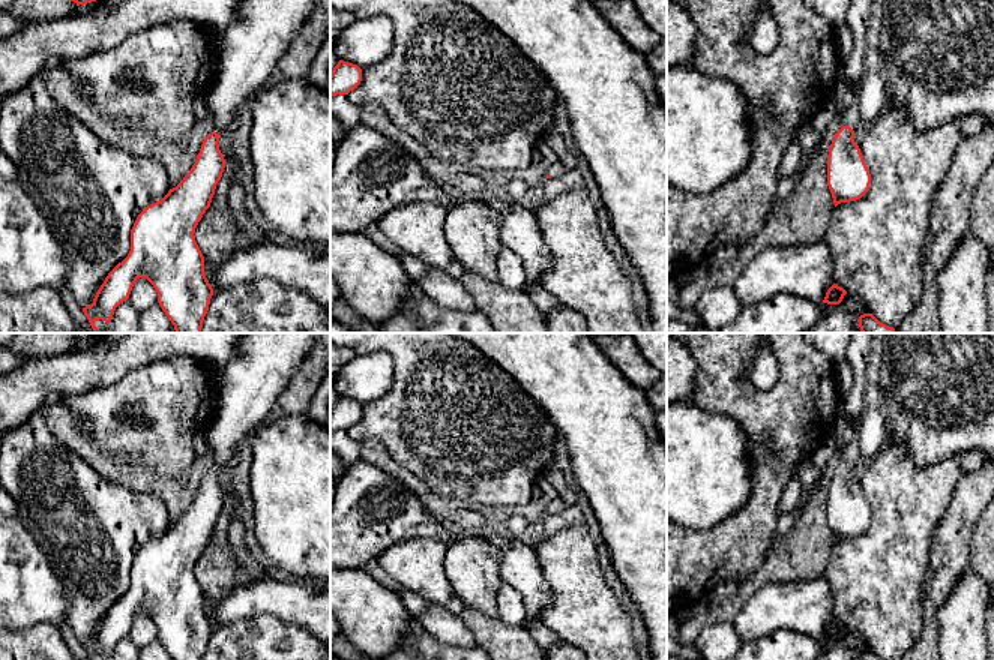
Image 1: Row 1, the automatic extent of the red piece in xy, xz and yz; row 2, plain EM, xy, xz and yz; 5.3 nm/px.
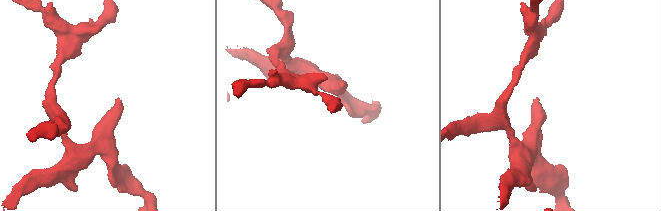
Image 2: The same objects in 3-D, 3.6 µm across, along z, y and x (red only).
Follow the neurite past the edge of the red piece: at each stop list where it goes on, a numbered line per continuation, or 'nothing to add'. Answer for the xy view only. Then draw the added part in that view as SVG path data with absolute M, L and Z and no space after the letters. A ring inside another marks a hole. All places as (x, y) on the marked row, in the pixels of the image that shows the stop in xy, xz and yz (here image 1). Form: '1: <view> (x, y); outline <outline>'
1: xy (248, 50); outline M242 0L237 18L216 32L216 63L206 87L213 130L227 134L240 106L267 81L318 0Z

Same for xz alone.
1: xz (557, 170); outline M560 162L551 164L547 168L547 174L550 176L551 180L557 180L557 178L563 177L566 171L568 171L568 168Z

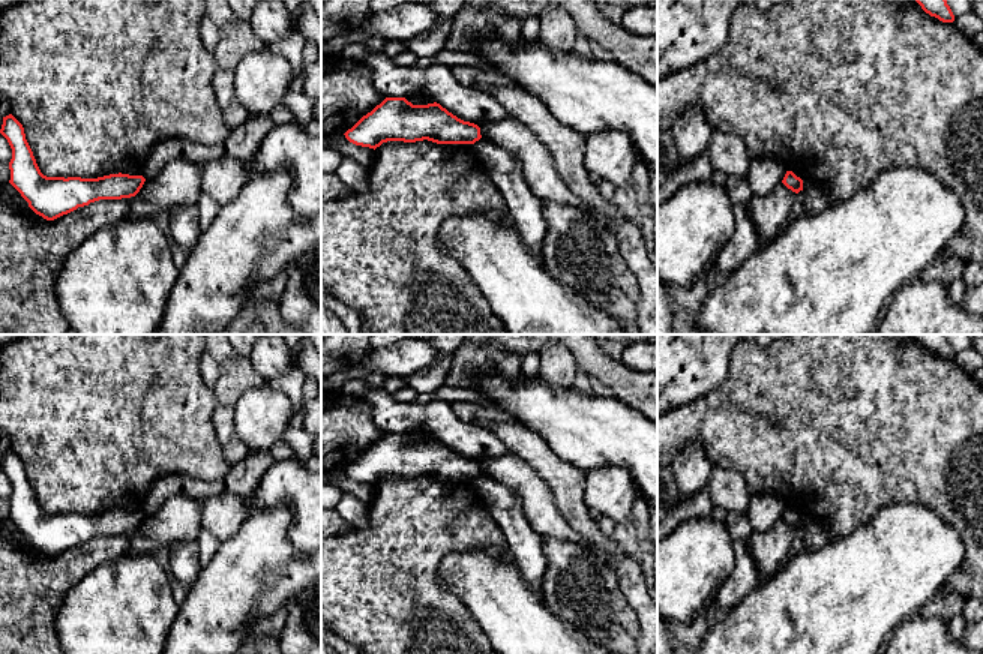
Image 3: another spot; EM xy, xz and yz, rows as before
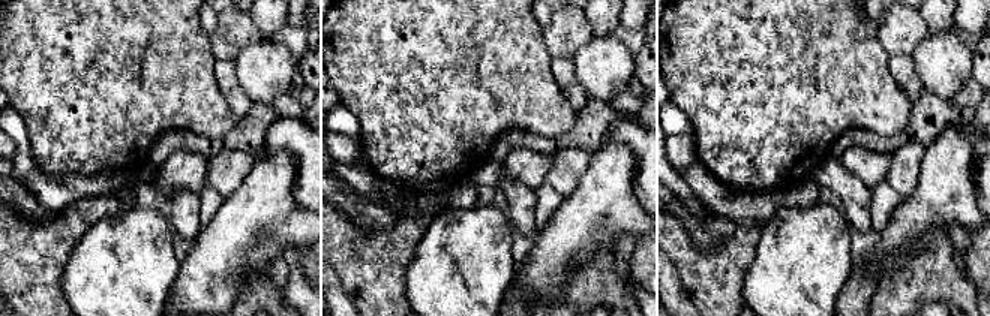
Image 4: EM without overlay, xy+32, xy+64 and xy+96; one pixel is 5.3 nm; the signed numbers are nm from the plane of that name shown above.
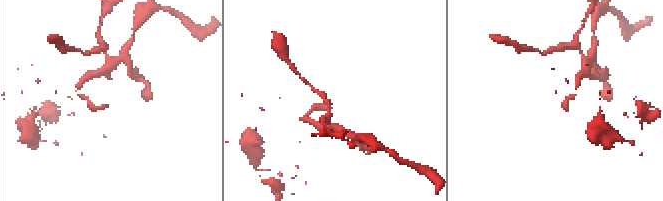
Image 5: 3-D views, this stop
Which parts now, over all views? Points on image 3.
nothing to add

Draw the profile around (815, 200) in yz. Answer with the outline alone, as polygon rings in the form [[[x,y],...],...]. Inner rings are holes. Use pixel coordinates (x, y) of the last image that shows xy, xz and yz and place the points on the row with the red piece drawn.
[[[809,186],[804,192],[804,212],[807,214],[818,214],[833,204],[830,195],[816,186]]]

